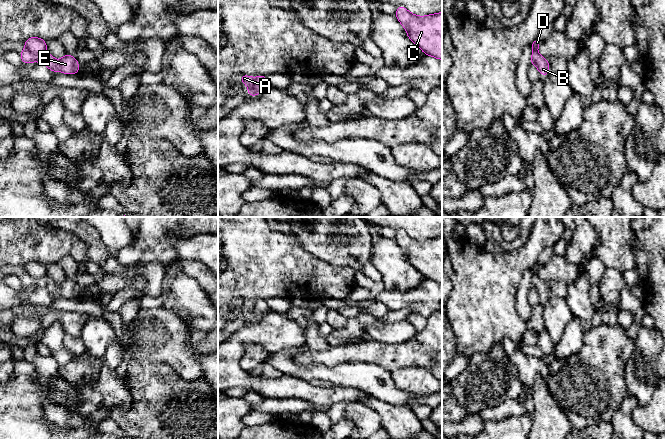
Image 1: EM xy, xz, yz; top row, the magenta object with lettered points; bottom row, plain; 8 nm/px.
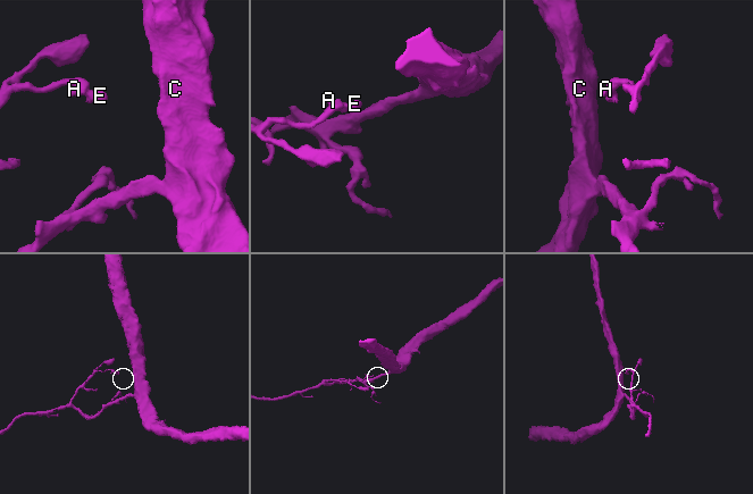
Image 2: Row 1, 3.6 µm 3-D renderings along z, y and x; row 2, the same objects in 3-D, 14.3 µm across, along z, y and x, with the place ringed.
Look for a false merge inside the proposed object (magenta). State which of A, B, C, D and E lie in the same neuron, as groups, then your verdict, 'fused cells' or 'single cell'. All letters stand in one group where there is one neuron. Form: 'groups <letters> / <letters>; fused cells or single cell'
groups A B E / C D; fused cells

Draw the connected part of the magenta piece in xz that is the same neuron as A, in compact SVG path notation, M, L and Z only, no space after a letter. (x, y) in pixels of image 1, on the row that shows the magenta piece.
M241 75L239 79L241 82L246 84L248 90L252 90L254 88L255 78L249 75Z

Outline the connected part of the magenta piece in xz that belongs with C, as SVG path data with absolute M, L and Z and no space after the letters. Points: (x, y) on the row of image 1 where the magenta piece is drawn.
M397 6L395 16L425 55L442 60L442 12L421 17Z

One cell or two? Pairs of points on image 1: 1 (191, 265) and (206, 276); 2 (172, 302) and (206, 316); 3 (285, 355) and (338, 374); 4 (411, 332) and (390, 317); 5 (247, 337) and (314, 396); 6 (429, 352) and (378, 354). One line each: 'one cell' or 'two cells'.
1: one cell
2: one cell
3: one cell
4: two cells
5: one cell
6: one cell

